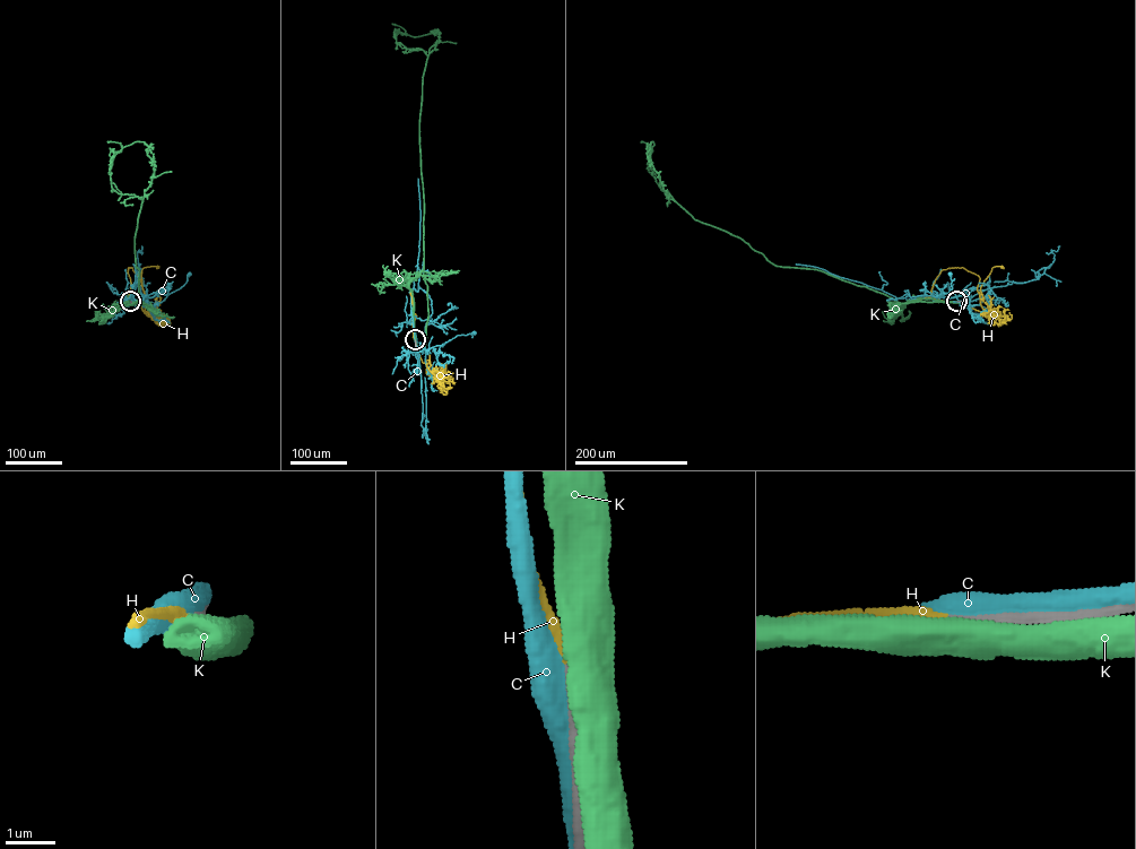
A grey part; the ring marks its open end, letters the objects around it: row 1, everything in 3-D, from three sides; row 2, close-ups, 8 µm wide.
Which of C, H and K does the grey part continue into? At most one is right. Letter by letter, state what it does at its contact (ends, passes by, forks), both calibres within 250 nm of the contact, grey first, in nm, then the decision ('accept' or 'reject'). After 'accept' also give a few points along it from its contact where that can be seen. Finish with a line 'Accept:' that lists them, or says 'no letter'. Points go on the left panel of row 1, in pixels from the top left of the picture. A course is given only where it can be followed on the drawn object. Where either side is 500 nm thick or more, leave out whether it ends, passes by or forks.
C: it passes by | 200/420 nm | reject
H: it ends | 200/220 nm | accept | via (130, 301), (127, 297), (131, 287), (128, 268), (132, 268), (139, 279), (144, 295), (142, 269), (157, 267)
K: 220/600 nm | reject
Accept: H

